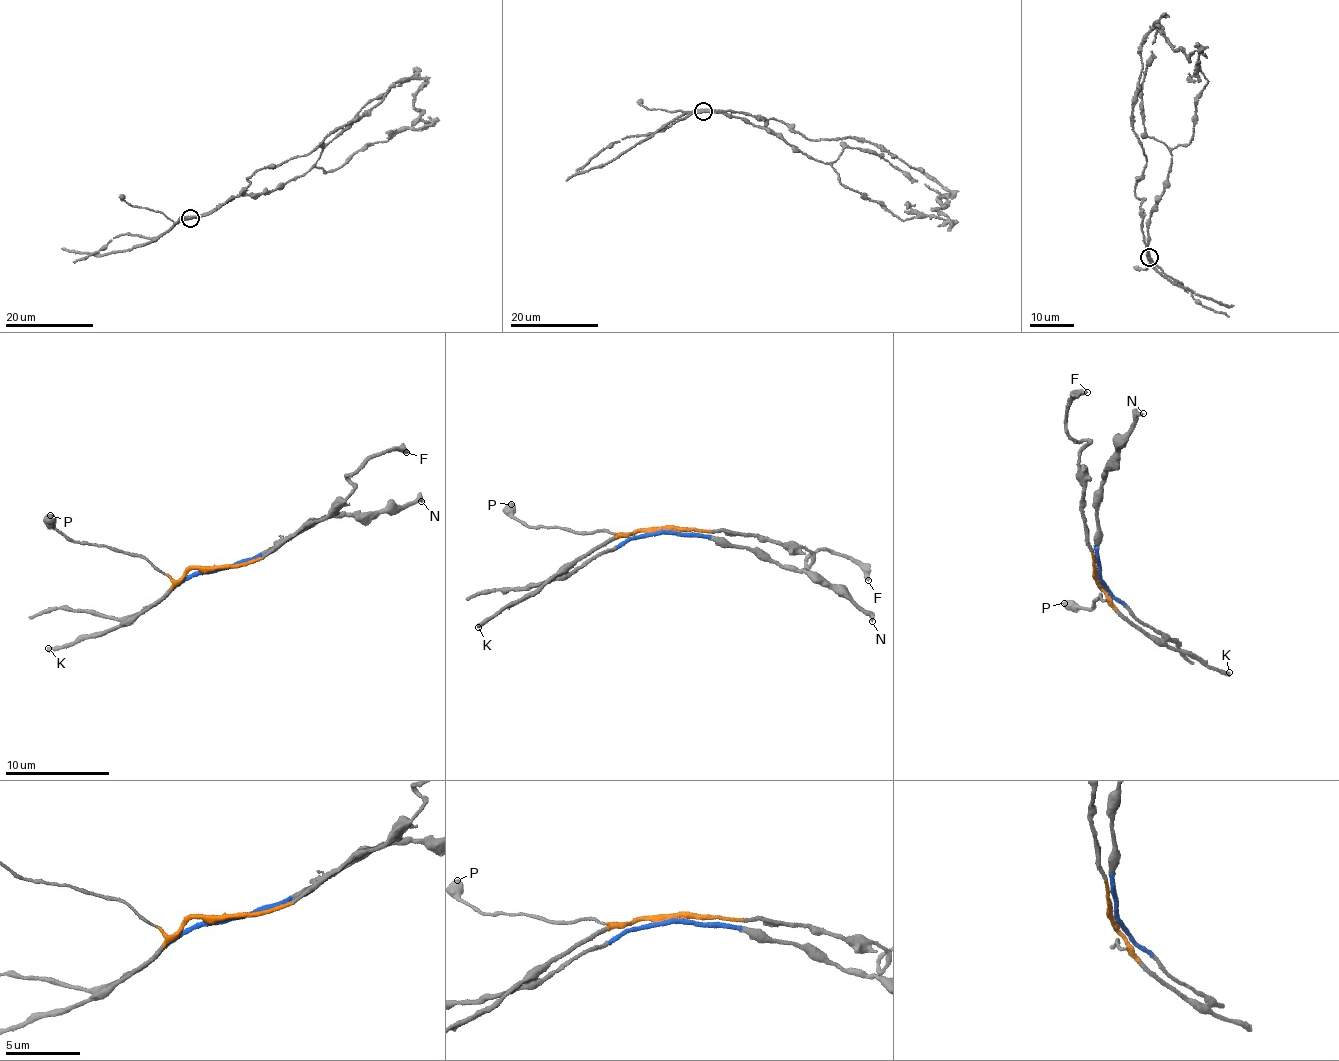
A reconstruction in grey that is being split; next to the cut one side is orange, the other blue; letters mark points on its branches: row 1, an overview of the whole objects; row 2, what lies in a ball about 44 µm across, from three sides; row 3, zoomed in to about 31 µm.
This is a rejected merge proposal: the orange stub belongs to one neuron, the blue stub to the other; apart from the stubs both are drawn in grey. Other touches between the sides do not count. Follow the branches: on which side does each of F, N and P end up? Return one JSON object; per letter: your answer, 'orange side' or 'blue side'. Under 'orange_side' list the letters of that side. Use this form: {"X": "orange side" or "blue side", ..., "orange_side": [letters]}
{"F": "orange side", "N": "blue side", "P": "orange side", "orange_side": ["F", "P"]}

